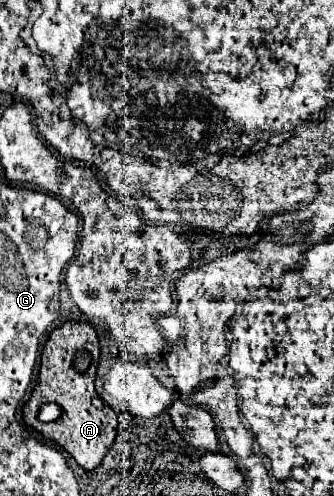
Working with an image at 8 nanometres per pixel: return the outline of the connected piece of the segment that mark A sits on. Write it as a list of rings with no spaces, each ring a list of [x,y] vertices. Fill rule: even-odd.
[[[65,322],[63,326],[51,332],[45,344],[45,350],[41,354],[39,384],[33,390],[29,402],[23,406],[25,424],[41,432],[45,438],[61,444],[75,458],[75,462],[87,472],[93,472],[101,466],[105,454],[109,452],[109,448],[117,438],[117,414],[109,404],[97,398],[97,392],[93,388],[97,366],[99,366],[99,340],[91,324]],[[79,350],[85,350],[91,354],[91,366],[85,372],[79,372],[73,366],[73,360],[77,358]],[[49,402],[61,408],[61,416],[55,422],[41,422],[39,410],[43,404],[49,404]]]

